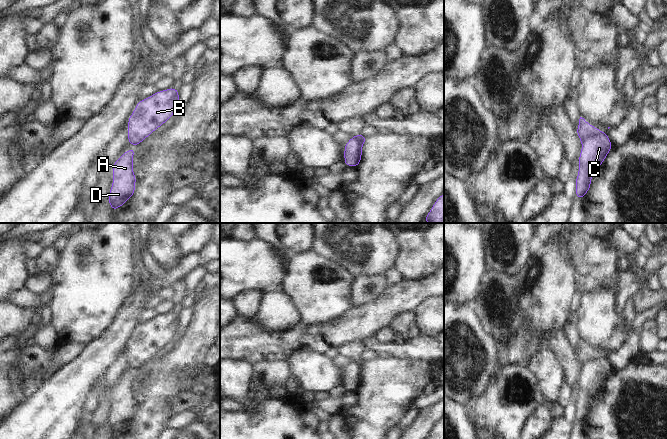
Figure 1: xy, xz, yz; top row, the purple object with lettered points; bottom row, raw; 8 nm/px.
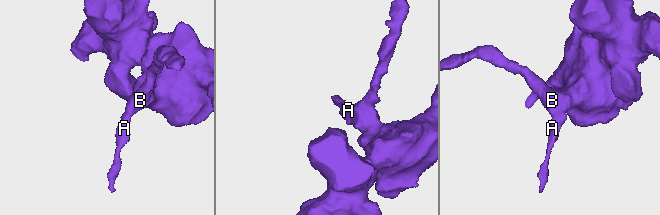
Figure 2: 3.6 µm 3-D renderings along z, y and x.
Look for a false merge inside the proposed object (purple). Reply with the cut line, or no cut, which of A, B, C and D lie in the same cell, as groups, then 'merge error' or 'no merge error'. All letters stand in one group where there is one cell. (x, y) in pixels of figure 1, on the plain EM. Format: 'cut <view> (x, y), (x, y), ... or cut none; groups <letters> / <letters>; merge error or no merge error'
cut yz (602, 356), (591, 359), (581, 366); groups A C D / B; merge error

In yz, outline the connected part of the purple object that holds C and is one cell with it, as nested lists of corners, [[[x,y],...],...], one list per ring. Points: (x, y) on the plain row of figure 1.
[[[602,356],[581,366],[582,373],[578,383],[579,394],[575,404],[575,420],[582,423],[591,411],[593,398],[602,389],[612,373],[612,367],[607,357]]]

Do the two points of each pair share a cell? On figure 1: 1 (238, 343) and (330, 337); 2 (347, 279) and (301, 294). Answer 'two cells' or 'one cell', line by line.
1: one cell
2: one cell

